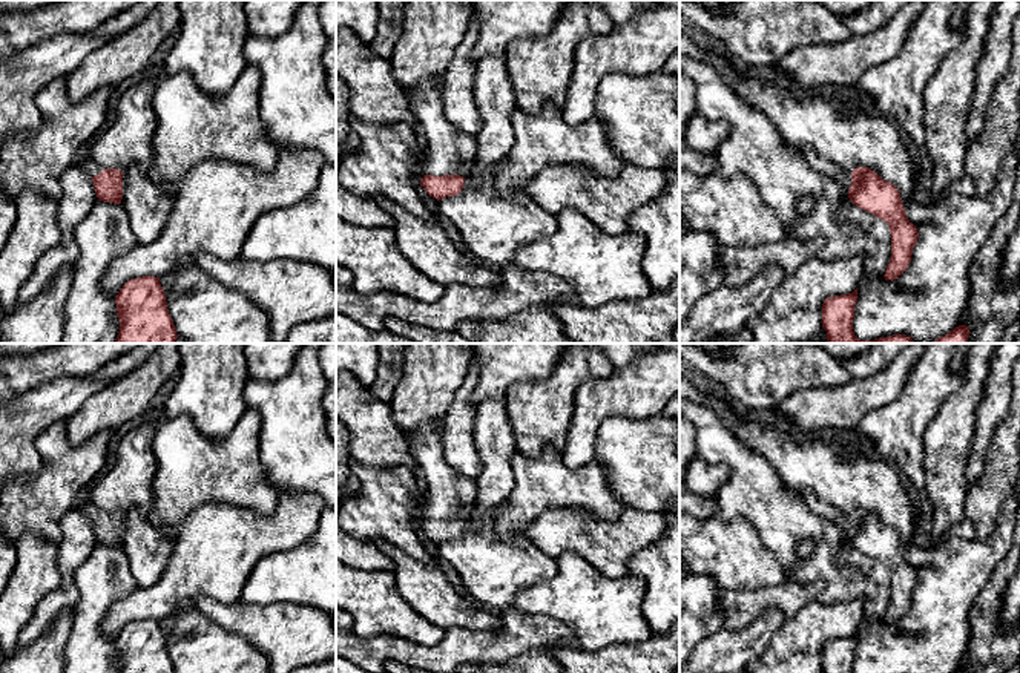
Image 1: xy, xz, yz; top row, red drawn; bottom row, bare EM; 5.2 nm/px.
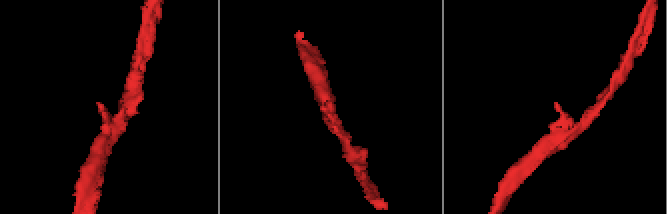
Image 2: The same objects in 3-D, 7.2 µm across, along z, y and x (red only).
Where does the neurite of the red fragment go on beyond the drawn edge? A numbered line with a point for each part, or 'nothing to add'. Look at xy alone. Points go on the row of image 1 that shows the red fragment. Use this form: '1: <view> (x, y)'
1: xy (89, 166)

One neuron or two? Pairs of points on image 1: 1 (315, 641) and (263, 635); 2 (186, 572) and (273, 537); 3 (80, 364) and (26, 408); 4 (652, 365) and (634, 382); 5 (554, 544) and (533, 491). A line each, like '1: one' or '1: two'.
1: one
2: one
3: two
4: one
5: two

